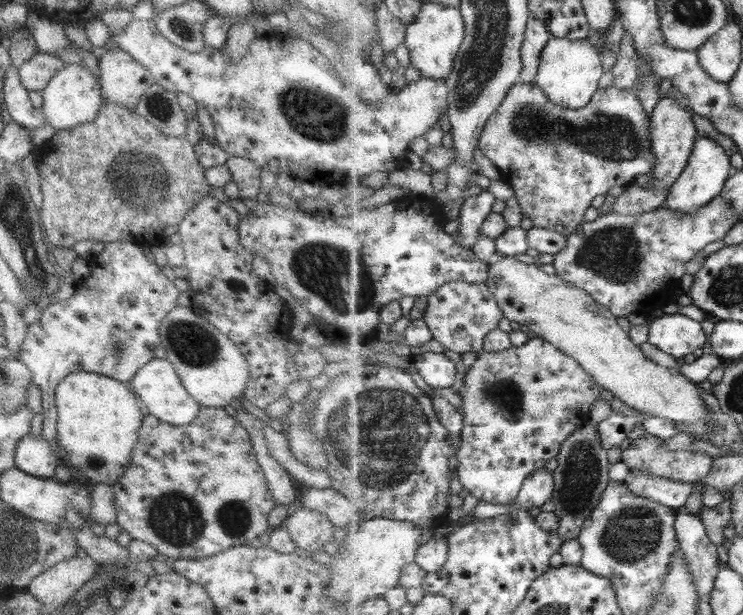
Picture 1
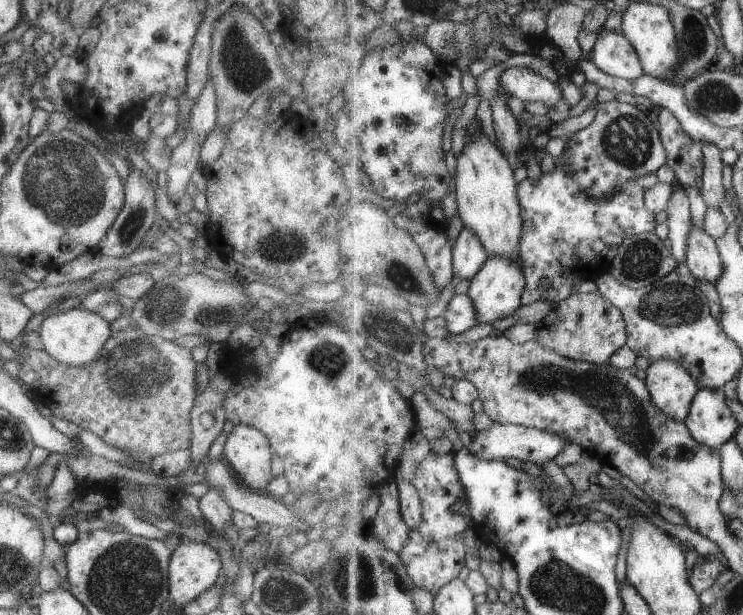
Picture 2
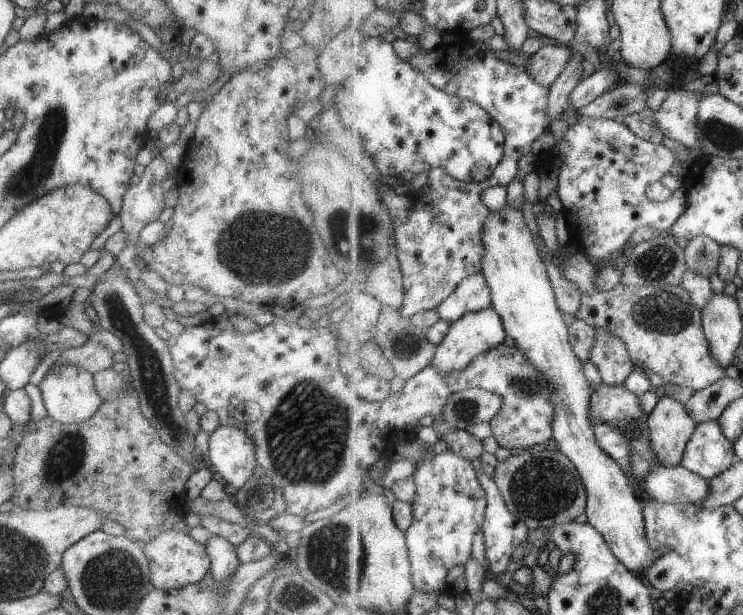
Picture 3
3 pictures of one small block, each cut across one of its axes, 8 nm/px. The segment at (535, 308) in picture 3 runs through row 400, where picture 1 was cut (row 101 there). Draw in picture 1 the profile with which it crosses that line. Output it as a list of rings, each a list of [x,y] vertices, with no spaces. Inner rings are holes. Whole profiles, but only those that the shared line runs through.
[[[553,37],[543,51],[536,83],[549,95],[554,103],[571,110],[585,108],[600,89],[604,75],[602,56],[587,38],[574,41],[568,38]]]

